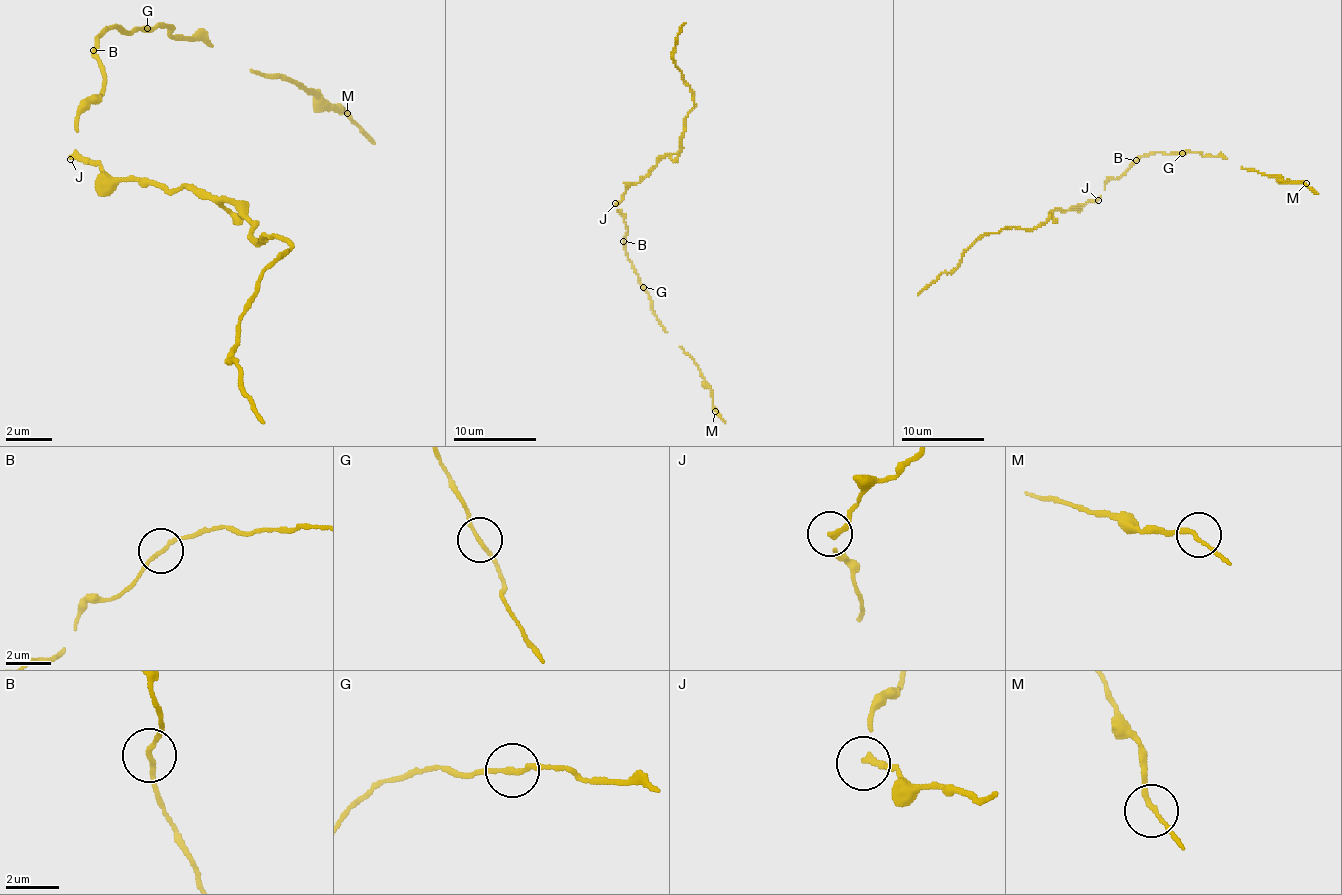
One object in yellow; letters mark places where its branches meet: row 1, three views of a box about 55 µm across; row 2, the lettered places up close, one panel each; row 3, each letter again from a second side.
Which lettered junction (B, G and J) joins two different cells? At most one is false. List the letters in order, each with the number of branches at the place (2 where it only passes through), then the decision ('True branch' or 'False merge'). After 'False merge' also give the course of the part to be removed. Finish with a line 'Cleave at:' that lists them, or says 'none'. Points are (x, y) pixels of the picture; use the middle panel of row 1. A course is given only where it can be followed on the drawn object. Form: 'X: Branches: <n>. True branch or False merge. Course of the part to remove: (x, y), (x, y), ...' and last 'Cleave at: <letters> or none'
B: Branches: 2. True branch
G: Branches: 2. True branch
J: Branches: 2. True branch
Cleave at: none

